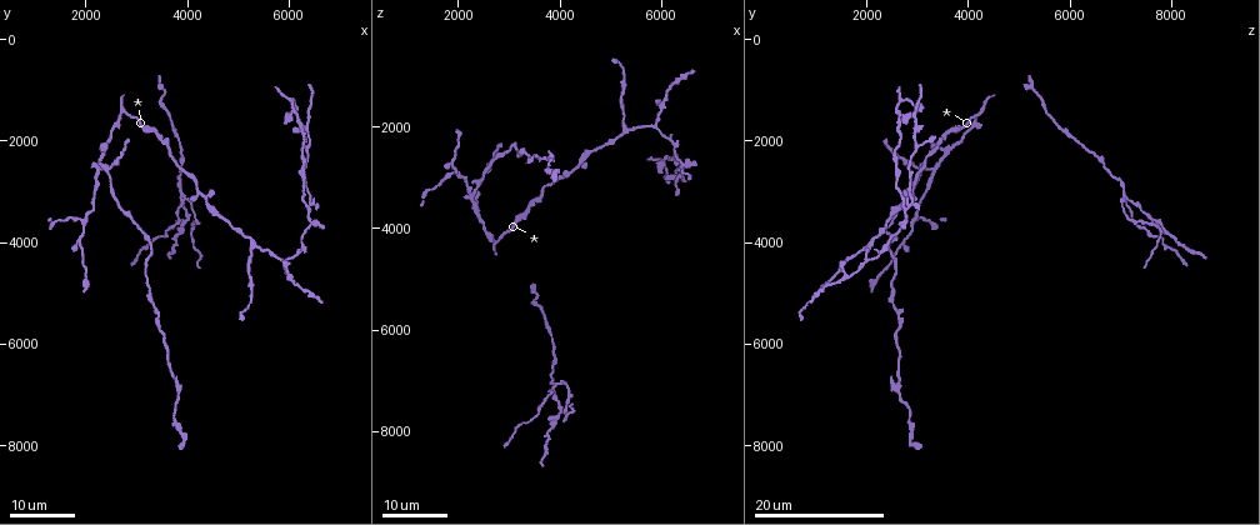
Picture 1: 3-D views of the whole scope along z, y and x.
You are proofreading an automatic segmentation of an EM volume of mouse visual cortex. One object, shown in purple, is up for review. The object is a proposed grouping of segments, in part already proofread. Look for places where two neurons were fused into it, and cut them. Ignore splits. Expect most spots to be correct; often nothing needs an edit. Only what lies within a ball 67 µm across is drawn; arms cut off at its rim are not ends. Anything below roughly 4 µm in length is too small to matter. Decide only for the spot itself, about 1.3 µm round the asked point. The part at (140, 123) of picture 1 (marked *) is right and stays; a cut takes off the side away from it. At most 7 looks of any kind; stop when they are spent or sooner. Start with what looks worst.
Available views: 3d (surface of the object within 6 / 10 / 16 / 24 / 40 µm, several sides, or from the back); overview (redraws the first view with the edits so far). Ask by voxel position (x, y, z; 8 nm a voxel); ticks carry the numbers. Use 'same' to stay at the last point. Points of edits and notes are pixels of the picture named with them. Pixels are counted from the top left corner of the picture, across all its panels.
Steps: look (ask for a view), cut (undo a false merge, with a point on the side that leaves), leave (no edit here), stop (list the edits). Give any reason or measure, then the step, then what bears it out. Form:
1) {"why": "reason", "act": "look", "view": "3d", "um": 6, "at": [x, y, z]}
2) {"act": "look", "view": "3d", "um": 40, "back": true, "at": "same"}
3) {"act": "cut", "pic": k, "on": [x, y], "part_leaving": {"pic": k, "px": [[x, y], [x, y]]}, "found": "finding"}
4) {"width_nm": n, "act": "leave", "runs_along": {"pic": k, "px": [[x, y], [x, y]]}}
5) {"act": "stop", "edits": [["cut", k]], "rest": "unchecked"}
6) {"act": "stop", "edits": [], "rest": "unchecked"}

{"why": "four-way junction", "act": "look", "view": "3d", "um": 24, "at": [6350, 3350, 2750]}

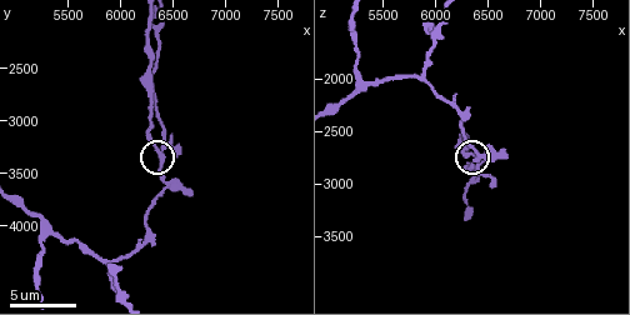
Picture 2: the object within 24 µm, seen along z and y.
{"why": "zoom in", "act": "look", "view": "3d", "um": 6, "at": "same"}

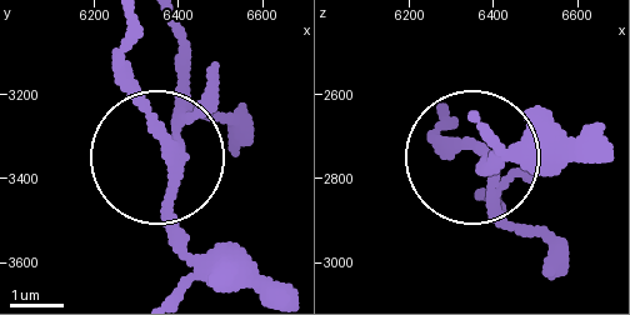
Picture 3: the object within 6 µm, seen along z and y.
{"width_nm": 200, "act": "leave", "runs_along": {"pic": 3, "px": [[174, 288], [165, 166], [188, 63]]}, "found": "continuous, no second neuron"}

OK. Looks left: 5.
{"why": "three arms meet", "act": "look", "view": "3d", "um": 10, "at": [5340, 4080, 2060]}

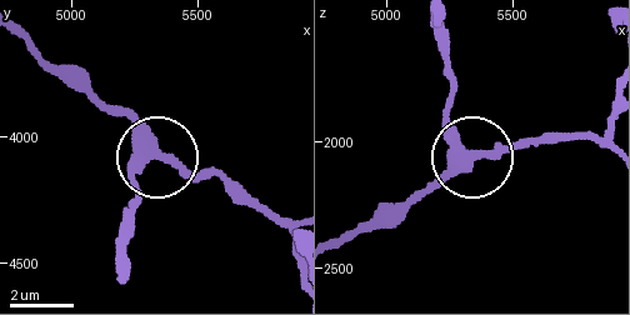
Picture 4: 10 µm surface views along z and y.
{"why": "other side", "act": "look", "view": "3d", "um": 10, "back": true, "at": [5330, 4070, 2060]}

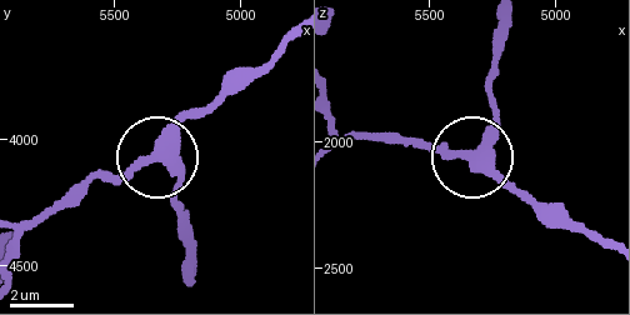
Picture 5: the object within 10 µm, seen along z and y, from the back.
{"side_arm_um": 17, "arms": 3, "act": "leave", "found": "one neuron here"}

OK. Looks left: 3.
{"why": "three arms meet", "act": "look", "view": "3d", "um": 10, "at": [5900, 4340, 2000]}

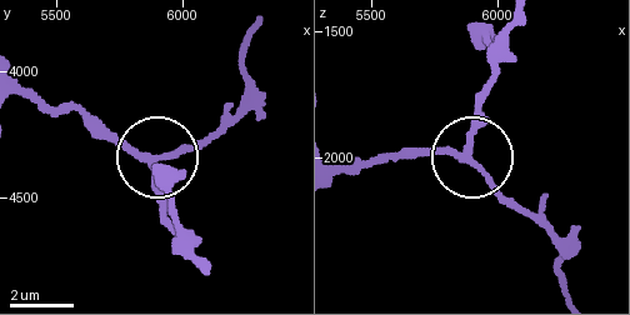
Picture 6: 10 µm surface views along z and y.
{"width_nm": 180, "act": "leave", "runs_along": {"pic": 6, "px": [[25, 88], [50, 104], [90, 111], [146, 153], [170, 233]]}, "found": "all the same neuron"}

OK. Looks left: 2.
{"act": "stop", "edits": [], "rest": "unchecked"}

